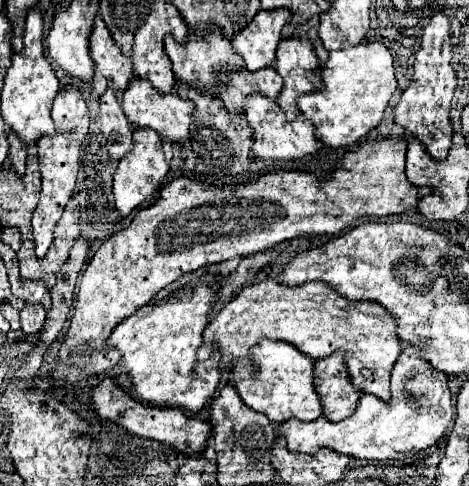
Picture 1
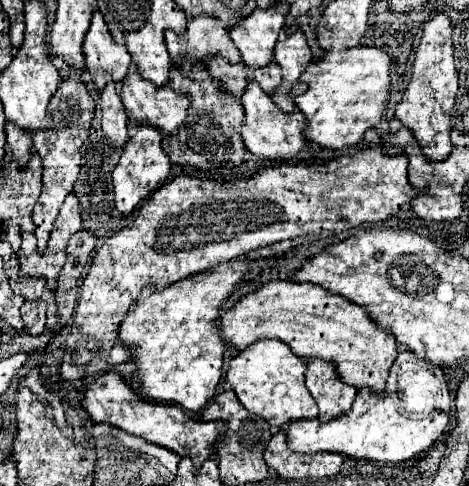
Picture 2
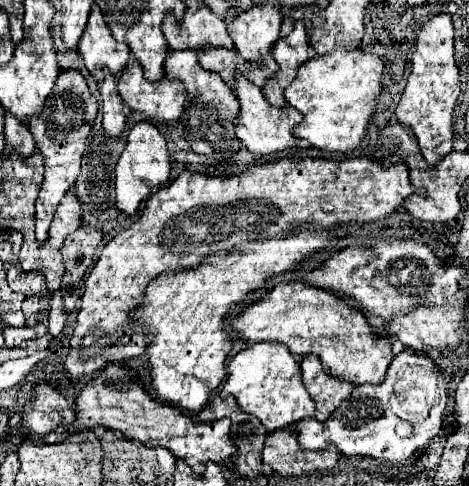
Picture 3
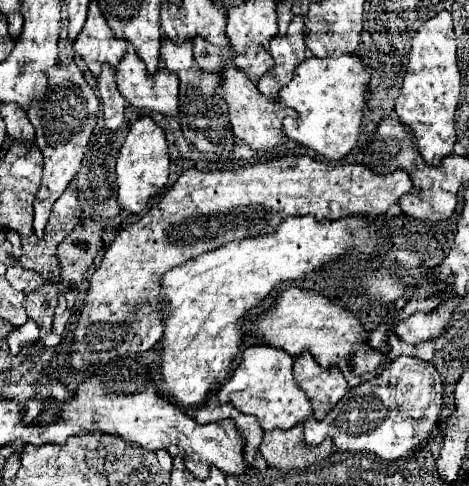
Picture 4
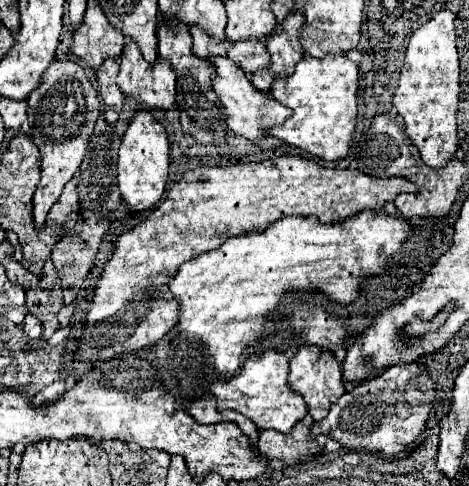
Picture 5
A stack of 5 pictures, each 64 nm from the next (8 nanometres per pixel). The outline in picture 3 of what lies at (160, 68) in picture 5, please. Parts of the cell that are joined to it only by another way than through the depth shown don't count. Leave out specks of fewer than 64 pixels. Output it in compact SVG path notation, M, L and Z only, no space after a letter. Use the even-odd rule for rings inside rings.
M130 58L128 66L124 68L122 76L118 78L118 92L132 112L142 114L148 120L156 120L156 122L164 122L166 126L172 126L184 114L184 102L186 102L184 84L178 80L168 80L168 78L164 78L160 82L150 82L144 78L142 66L132 58Z

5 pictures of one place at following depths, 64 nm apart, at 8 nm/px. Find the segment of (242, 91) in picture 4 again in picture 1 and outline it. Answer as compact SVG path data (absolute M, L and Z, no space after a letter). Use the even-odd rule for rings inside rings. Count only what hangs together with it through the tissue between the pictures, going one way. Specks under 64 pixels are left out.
M248 96L246 98L246 118L250 128L254 130L254 144L252 144L252 156L262 158L262 160L302 160L306 156L312 156L314 152L318 152L318 138L316 138L316 128L310 120L306 120L302 114L292 120L286 122L284 120L284 112L282 108L260 96Z

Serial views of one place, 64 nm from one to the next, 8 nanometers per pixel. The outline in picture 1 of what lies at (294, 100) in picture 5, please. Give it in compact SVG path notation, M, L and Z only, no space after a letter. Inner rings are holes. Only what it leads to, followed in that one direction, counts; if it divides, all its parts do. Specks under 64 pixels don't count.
M360 42L354 48L330 52L328 62L320 68L324 88L298 98L302 114L318 128L318 140L332 148L344 148L362 140L382 120L382 114L396 92L396 74L390 50L380 42Z

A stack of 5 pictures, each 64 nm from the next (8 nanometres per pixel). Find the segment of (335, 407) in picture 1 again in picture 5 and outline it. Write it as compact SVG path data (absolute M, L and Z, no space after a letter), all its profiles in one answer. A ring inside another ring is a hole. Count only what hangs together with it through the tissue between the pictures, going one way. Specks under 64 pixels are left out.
M302 346L290 360L288 384L304 396L308 404L308 412L314 420L322 420L328 414L330 406L344 394L342 370L340 370L338 360L332 354L320 354L318 348L310 348L310 346Z

